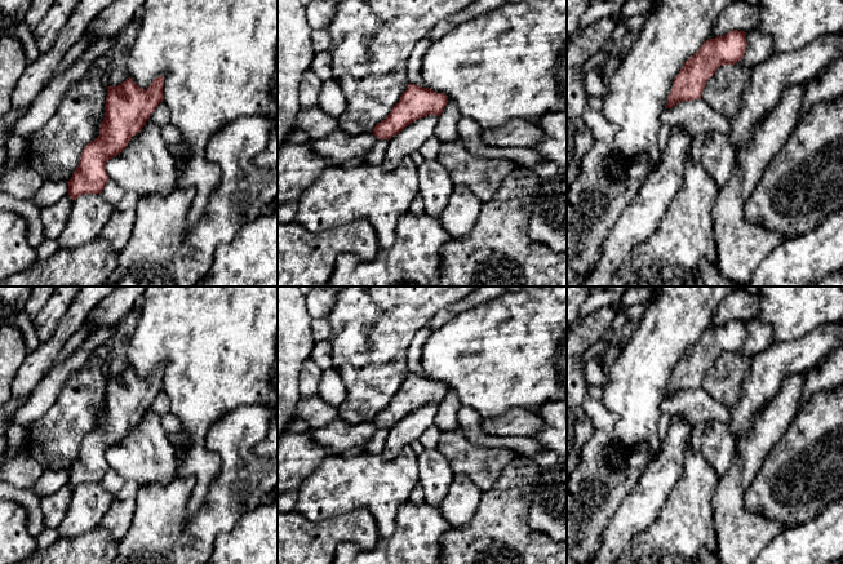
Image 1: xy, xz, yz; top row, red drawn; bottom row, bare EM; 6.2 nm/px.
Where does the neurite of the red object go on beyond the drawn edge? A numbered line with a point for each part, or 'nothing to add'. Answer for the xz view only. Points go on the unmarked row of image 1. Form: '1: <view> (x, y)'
nothing to add

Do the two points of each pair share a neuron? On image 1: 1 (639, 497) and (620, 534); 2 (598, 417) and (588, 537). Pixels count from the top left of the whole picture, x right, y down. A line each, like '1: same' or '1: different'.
1: same
2: same

